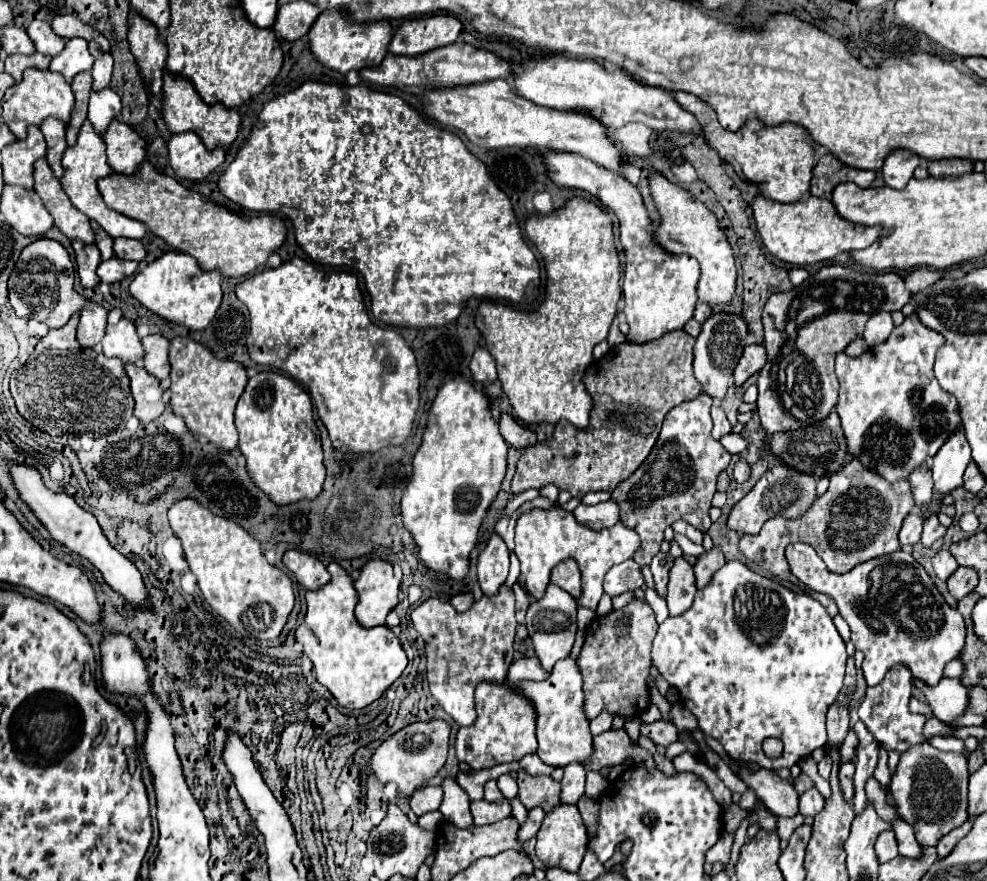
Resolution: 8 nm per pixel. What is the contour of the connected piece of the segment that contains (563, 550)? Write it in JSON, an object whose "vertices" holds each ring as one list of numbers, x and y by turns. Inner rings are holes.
{"vertices":[[553,507,553,509,531,509,519,515,515,525,515,553,521,561,521,575,525,577,527,593,533,599,541,599,545,587,549,585,551,569,567,557,573,557,583,575,583,595,577,599,581,607,597,609,597,603,603,595,603,577,605,573,625,559,633,557,639,547,639,537,635,531,627,529,621,521,609,529,593,531,573,517,573,513]]}

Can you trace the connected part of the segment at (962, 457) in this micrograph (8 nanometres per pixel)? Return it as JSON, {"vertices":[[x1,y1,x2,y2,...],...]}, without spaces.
{"vertices":[[961,429,955,431,941,447,941,451,933,457,933,469,931,469,935,481,933,499,931,503,919,507,921,519,929,519,943,505,943,497,963,485,963,473,969,463,971,463,971,451,965,433]]}

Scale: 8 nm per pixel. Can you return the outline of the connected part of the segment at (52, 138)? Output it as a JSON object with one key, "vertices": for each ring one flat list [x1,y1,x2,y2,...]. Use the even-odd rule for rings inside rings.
{"vertices":[[45,119,39,129,43,131,45,135,45,141,47,141,47,161,49,161,49,167,53,169,55,177,61,177,63,175,63,167,61,167,61,157,63,157,63,151,67,147,65,143,65,123,59,121,59,119]]}

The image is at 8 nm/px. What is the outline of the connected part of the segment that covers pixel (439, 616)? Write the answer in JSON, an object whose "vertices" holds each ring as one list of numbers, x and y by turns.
{"vertices":[[503,585,497,595,483,595,479,601,471,605,469,611,457,613,449,601,441,601,437,597,427,599,419,607,413,607,411,619,419,635,425,639,425,657,427,657,427,681,431,687,431,695,437,703,455,719,455,723,473,725,475,721,475,703,473,691,481,681,503,681,509,665,513,663,513,641,515,641,515,593,509,585]]}

